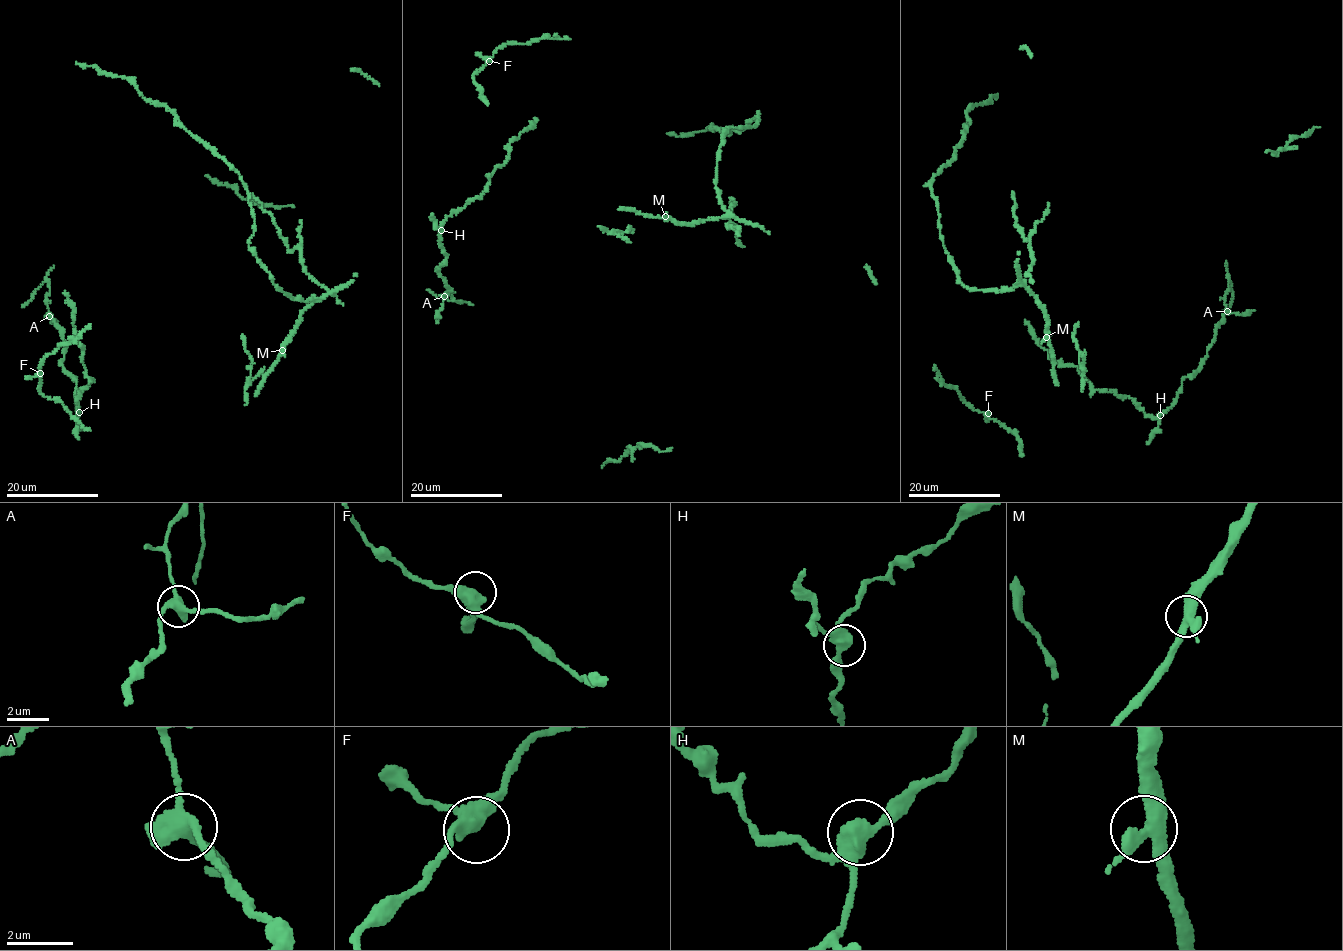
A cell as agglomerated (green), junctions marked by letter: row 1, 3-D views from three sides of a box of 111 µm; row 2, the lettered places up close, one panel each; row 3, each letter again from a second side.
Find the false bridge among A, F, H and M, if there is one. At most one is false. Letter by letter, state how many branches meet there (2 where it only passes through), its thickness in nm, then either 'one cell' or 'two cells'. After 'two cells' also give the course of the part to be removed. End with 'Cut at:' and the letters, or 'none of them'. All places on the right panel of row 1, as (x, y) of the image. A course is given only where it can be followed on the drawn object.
A: 3 branches meet; 380 nm thick; two cells; foreign part runs (1226, 312), (1224, 294), (1228, 276), (1231, 306)
F: 3 branches meet; 400 nm thick; one cell
H: 3 branches meet; 380 nm thick; one cell
M: 3 branches meet; 400 nm thick; one cell
Cut at: A

